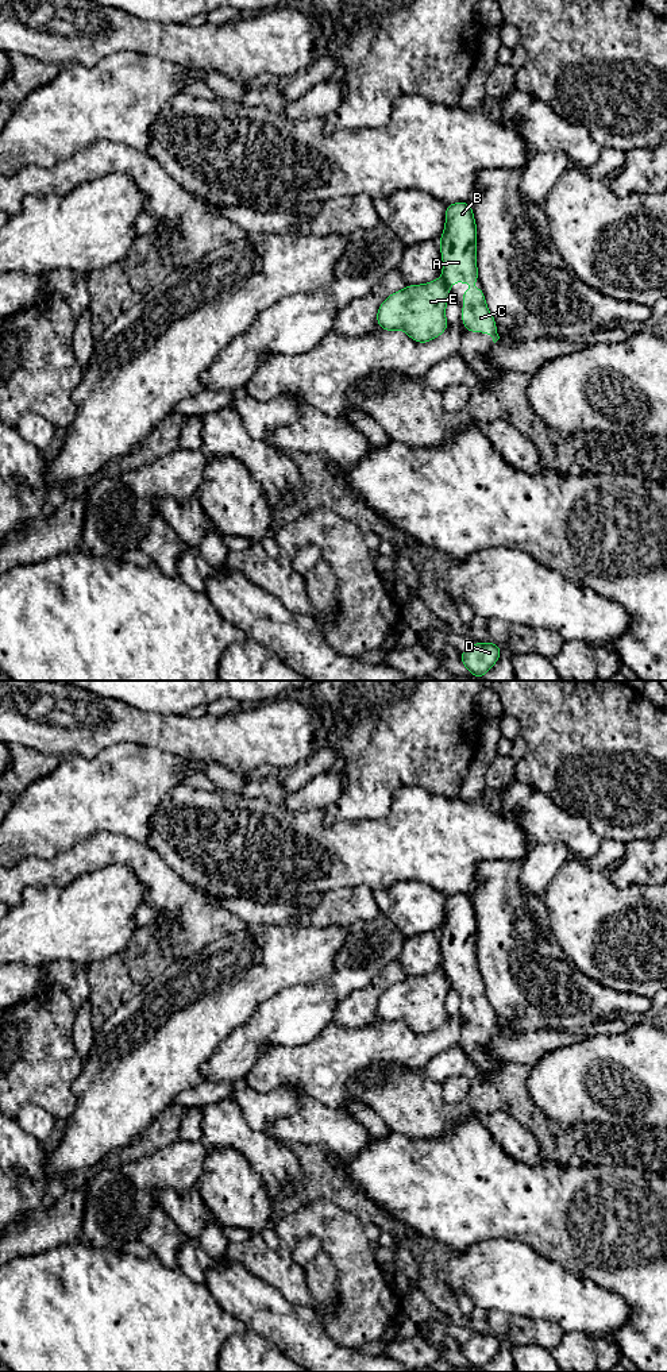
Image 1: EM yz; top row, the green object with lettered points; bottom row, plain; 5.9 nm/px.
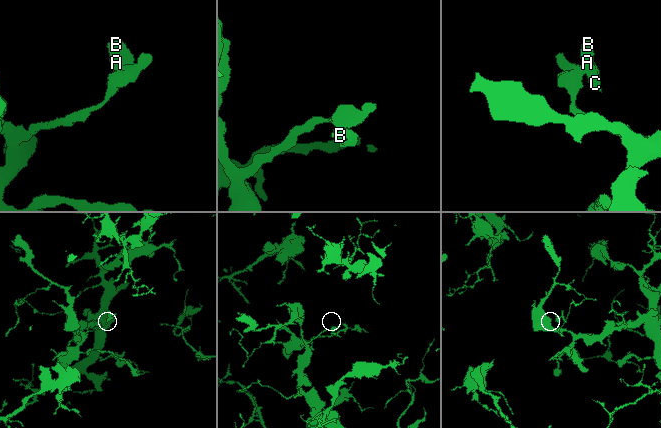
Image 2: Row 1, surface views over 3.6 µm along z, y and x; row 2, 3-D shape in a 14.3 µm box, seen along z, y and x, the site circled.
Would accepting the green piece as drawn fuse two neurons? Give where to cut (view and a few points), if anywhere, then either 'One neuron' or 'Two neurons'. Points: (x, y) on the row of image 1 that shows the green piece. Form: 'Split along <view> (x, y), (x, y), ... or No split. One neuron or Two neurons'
Split along yz (442, 278), (447, 285). Two neurons

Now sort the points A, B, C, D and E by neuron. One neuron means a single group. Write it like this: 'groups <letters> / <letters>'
groups A B C / D E

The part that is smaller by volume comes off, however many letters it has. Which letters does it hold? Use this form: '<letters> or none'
A, B, C

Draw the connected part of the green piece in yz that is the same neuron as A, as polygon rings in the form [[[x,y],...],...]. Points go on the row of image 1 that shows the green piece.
[[[458,201],[446,207],[446,228],[439,240],[443,255],[443,281],[451,286],[456,280],[460,282],[479,284],[477,271],[477,226],[470,204]]]

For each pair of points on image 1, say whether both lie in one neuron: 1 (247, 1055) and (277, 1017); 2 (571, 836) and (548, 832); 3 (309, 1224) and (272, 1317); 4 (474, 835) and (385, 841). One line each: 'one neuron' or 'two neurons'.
1: one neuron
2: one neuron
3: two neurons
4: one neuron

